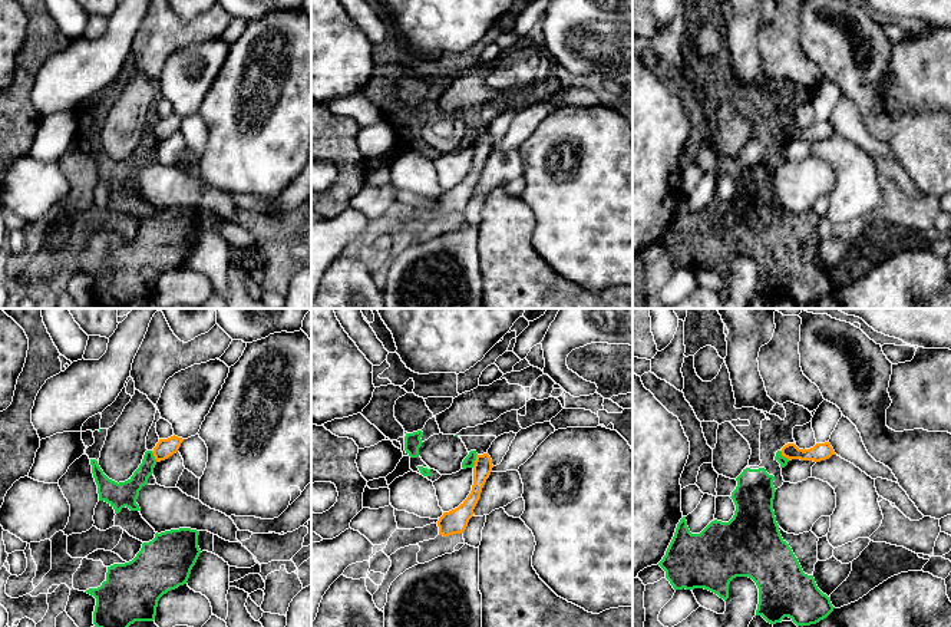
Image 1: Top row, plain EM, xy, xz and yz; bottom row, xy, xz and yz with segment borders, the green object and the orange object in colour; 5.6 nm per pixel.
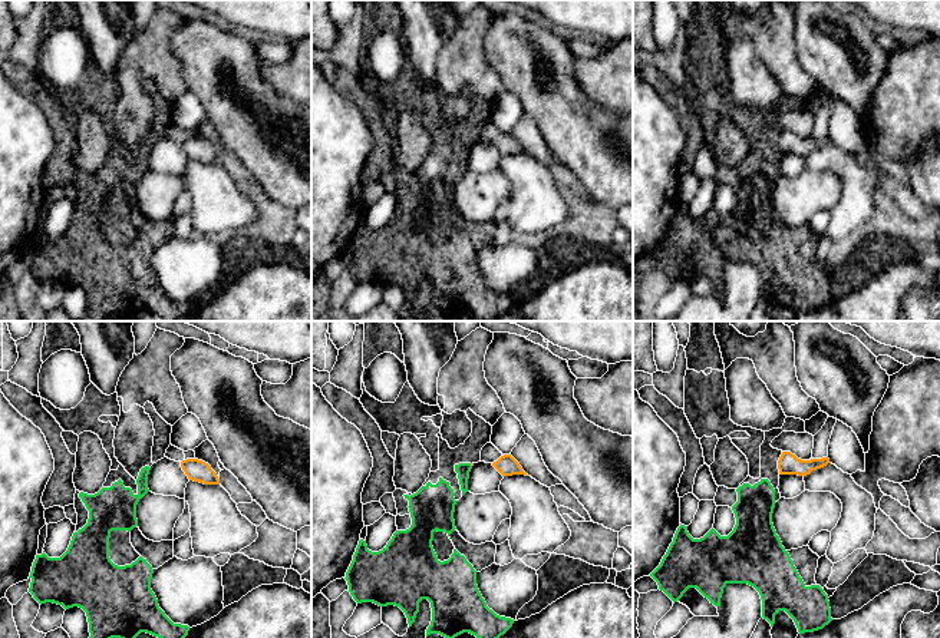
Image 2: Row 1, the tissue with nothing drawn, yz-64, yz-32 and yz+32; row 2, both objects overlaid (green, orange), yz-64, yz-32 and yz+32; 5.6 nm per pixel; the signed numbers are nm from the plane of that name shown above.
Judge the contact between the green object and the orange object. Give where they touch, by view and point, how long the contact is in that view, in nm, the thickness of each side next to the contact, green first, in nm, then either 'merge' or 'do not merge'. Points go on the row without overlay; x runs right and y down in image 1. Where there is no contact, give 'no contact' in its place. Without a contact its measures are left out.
contact xz (475, 138); length 80 nm; calibres 60 and 110 nm; do not merge

